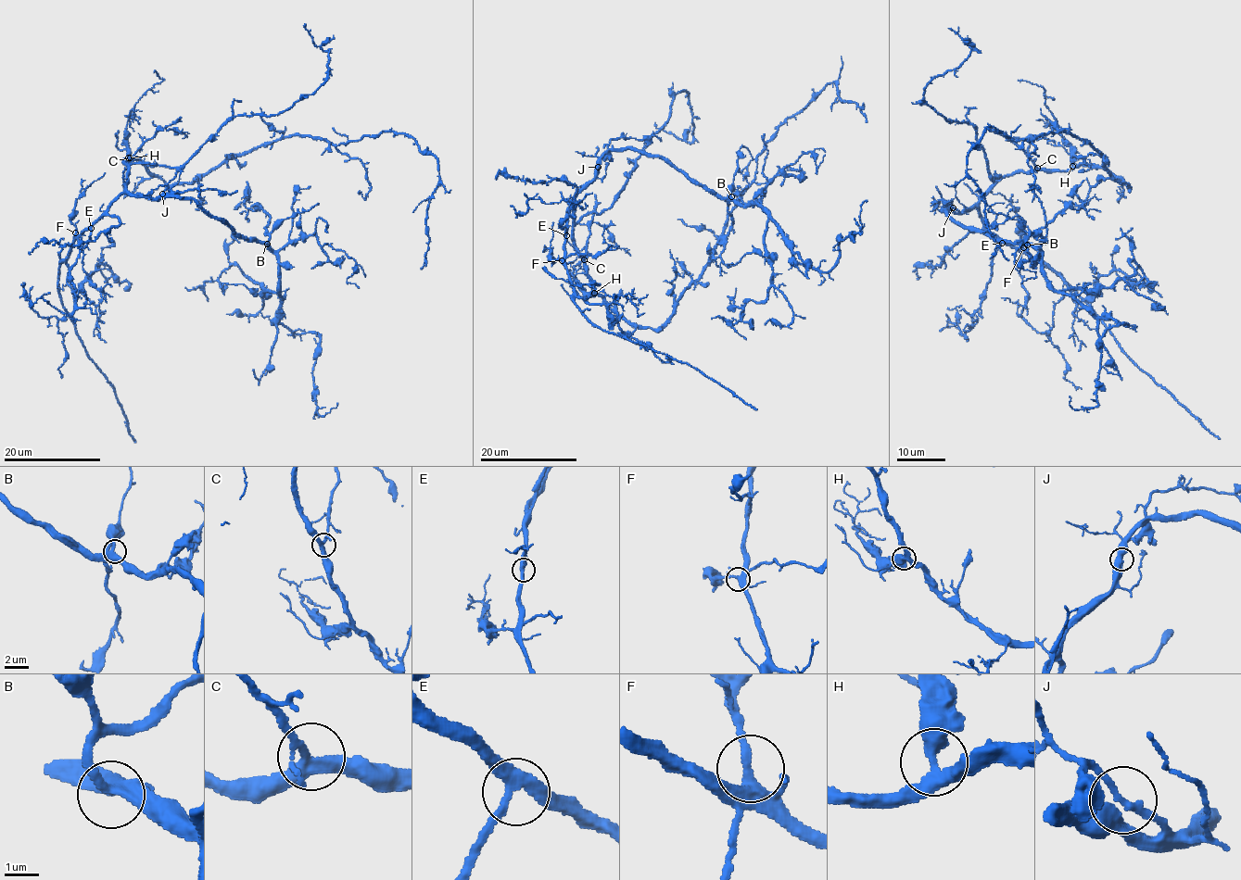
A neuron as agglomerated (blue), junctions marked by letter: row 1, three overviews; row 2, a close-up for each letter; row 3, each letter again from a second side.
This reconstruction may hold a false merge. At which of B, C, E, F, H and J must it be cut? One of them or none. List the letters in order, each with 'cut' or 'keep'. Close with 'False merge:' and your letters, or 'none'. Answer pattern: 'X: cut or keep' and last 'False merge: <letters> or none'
B: keep
C: keep
E: keep
F: keep
H: keep
J: keep
False merge: none

